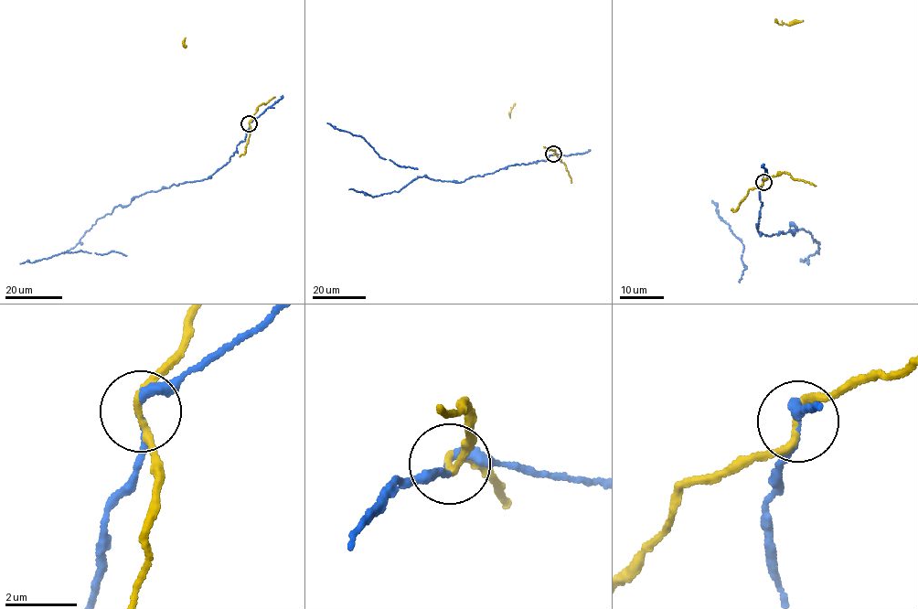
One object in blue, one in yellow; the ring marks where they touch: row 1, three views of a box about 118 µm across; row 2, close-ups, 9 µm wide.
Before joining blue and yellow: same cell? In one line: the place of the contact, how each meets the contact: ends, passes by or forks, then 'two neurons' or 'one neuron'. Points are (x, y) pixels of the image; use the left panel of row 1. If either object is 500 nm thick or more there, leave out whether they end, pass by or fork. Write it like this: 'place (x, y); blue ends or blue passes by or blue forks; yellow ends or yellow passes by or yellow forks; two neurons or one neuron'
place (249, 123); blue passes by; yellow passes by; two neurons

